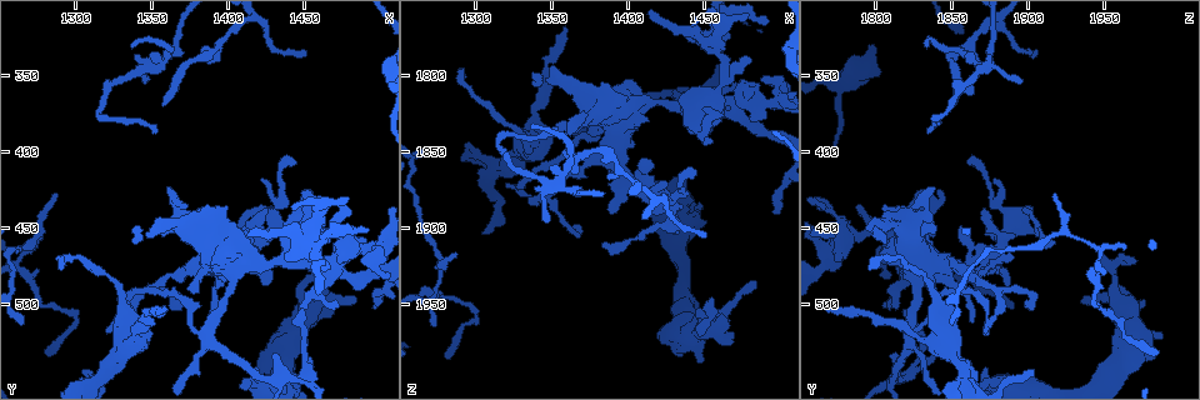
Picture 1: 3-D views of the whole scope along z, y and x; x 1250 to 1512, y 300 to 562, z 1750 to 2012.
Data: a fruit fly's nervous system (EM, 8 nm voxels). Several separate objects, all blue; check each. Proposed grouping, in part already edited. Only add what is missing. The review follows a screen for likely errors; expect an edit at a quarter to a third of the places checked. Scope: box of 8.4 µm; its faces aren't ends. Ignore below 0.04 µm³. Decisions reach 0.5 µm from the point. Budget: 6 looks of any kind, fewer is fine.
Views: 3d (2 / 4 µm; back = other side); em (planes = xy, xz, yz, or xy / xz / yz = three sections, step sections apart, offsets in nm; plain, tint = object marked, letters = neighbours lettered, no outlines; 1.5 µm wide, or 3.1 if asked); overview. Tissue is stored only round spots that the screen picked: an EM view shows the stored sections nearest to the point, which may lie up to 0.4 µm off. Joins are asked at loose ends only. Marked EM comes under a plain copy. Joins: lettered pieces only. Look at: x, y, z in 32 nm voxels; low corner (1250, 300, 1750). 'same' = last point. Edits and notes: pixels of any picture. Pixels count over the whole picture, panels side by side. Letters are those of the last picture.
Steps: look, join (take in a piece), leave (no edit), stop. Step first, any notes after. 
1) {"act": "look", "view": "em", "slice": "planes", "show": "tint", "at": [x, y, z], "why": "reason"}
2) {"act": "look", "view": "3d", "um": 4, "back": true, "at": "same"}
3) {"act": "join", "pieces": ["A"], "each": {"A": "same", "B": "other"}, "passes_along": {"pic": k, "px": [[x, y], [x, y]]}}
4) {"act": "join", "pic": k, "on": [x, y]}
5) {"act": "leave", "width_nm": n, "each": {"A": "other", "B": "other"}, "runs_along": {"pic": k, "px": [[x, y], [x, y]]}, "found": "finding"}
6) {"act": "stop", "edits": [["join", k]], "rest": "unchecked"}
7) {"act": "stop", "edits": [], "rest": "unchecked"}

{"act": "look", "view": "3d", "um": 2, "at": [1484, 498, 1936], "why": "free end"}

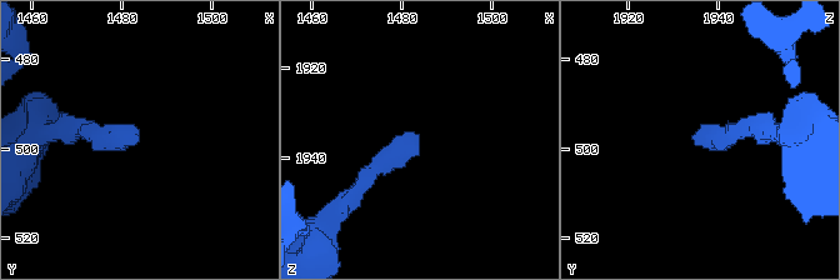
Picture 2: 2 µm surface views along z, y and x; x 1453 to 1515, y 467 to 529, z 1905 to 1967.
{"act": "look", "view": "em", "slice": "planes", "show": "letters", "at": [1484, 498, 1935], "why": "need the tissue"}

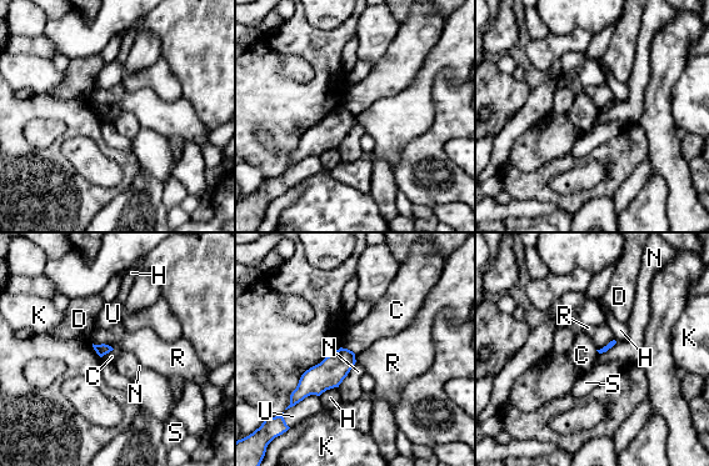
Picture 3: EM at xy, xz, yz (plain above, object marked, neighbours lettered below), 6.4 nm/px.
{"act": "leave", "each": {"C": "other", "D": "other", "H": "other", "K": "other", "N": "other", "R": "other", "S": "other", "U": "other"}, "border": {"pic": 3, "px": [[341, 346], [354, 354]]}, "found": "no lettered piece goes on from it"}

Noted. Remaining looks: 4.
{"act": "look", "view": "em", "slice": "planes", "show": "tint", "at": [1444, 522, 1990], "why": "thick end"}

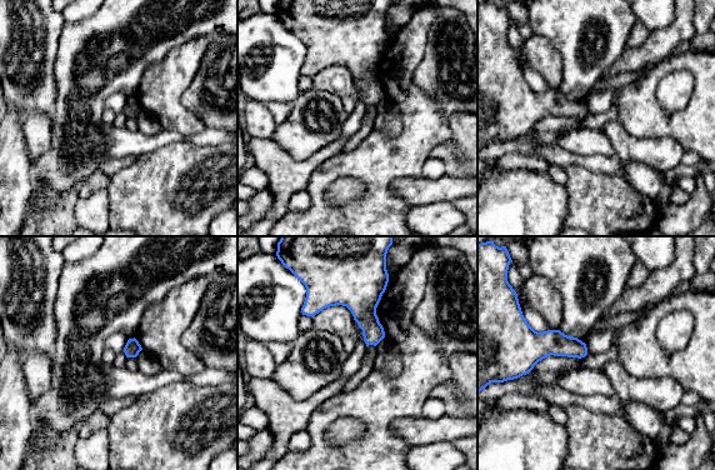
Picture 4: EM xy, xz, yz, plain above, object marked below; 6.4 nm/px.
{"act": "look", "view": "em", "slice": "planes", "show": "letters", "at": "same", "why": "what lies round it"}

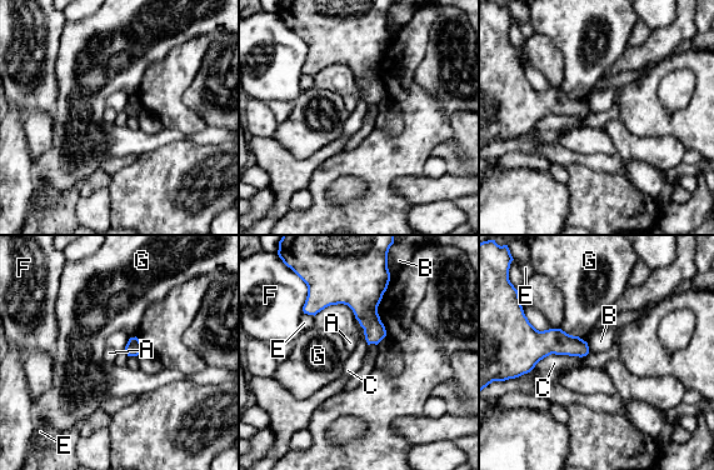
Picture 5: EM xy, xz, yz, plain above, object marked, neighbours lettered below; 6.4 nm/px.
{"act": "leave", "each": {"A": "other", "B": "other", "C": "other", "E": "other", "F": "other", "G": "other"}, "found": "no lettered piece goes on from it"}

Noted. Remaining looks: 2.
{"act": "look", "view": "em", "slice": "planes", "show": "tint", "at": [1320, 516, 1872], "why": "an open end"}

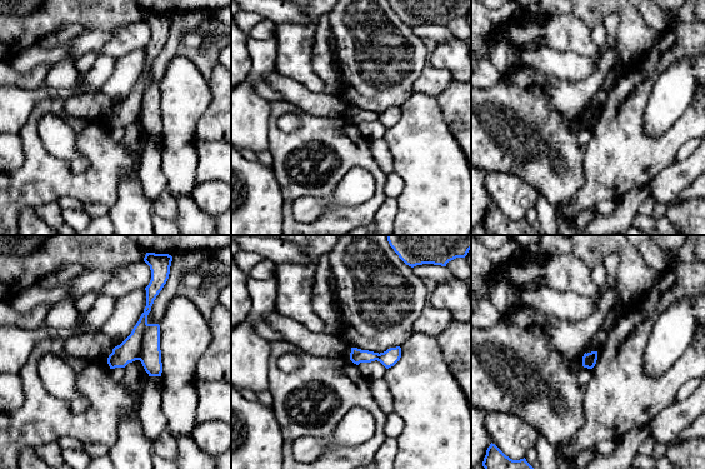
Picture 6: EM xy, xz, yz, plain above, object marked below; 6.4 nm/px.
{"act": "look", "view": "em", "slice": "planes", "show": "letters", "at": "same"}

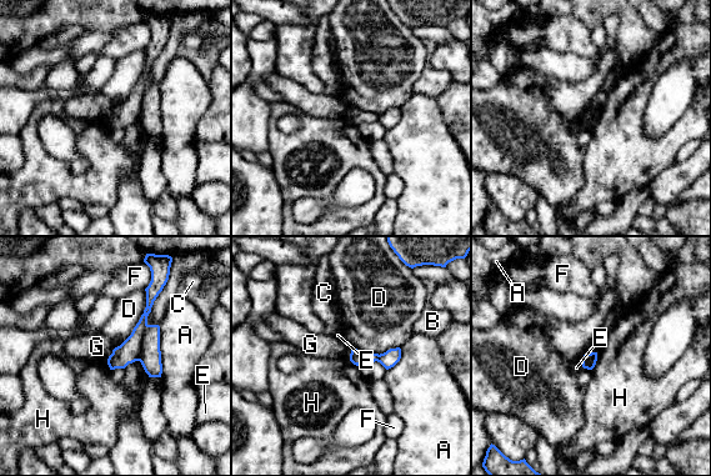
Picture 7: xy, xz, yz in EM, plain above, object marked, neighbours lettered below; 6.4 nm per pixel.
{"act": "leave", "each": {"A": "other", "B": "other", "C": "other", "D": "other", "E": "other", "F": "other", "G": "other", "H": "other"}, "runs_along": {"pic": 7, "px": [[397, 351], [391, 357], [353, 357]]}, "found": "no lettered piece goes on from it"}

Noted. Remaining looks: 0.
{"act": "stop", "edits": [], "rest": "unchecked"}

